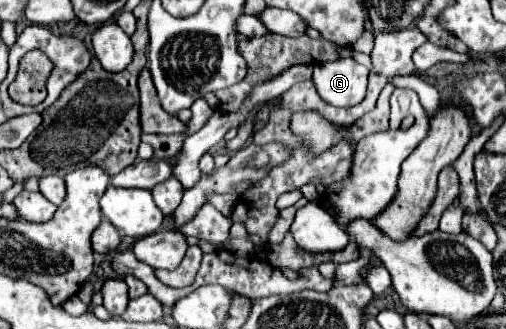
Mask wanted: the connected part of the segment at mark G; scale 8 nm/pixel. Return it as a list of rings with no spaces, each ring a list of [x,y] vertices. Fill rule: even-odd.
[[[353,58],[323,62],[313,68],[317,94],[331,106],[351,108],[365,98],[369,70]]]

